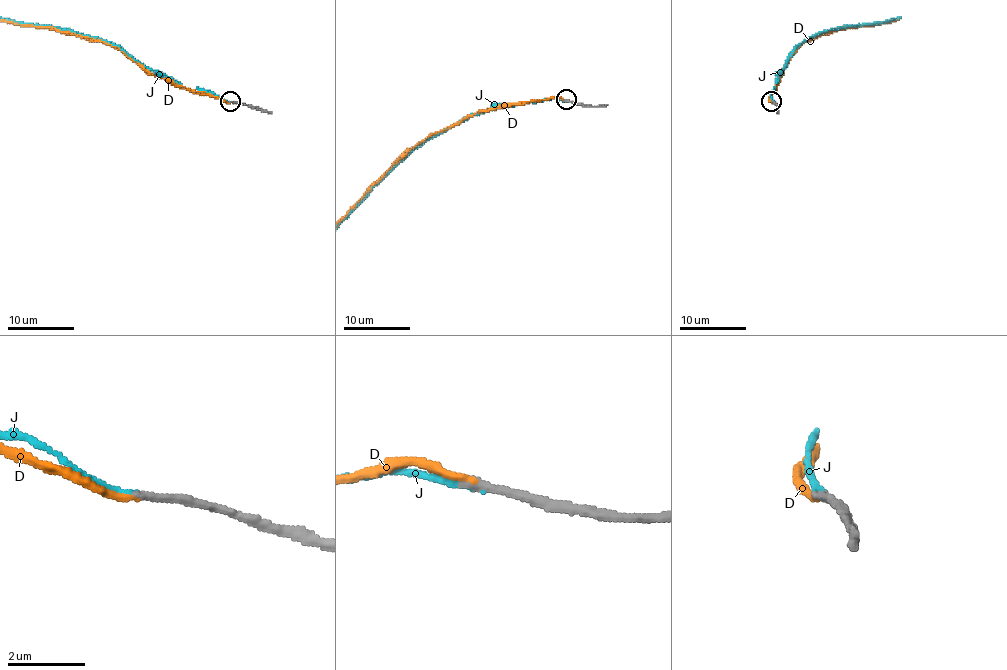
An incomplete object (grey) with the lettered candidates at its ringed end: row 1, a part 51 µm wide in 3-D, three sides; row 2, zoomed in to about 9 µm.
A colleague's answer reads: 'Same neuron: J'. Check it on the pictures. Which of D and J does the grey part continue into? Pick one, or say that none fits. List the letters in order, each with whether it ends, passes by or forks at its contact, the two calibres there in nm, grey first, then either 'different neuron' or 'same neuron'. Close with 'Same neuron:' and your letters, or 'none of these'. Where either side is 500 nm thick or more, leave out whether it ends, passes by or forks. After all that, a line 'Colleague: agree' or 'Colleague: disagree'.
D: it ends there; 240 nm thick on the grey side, 150 nm on the other; different neuron
J: it ends there; 240 nm thick on the grey side, 160 nm on the other; same neuron
Same neuron: J
Colleague: agree

